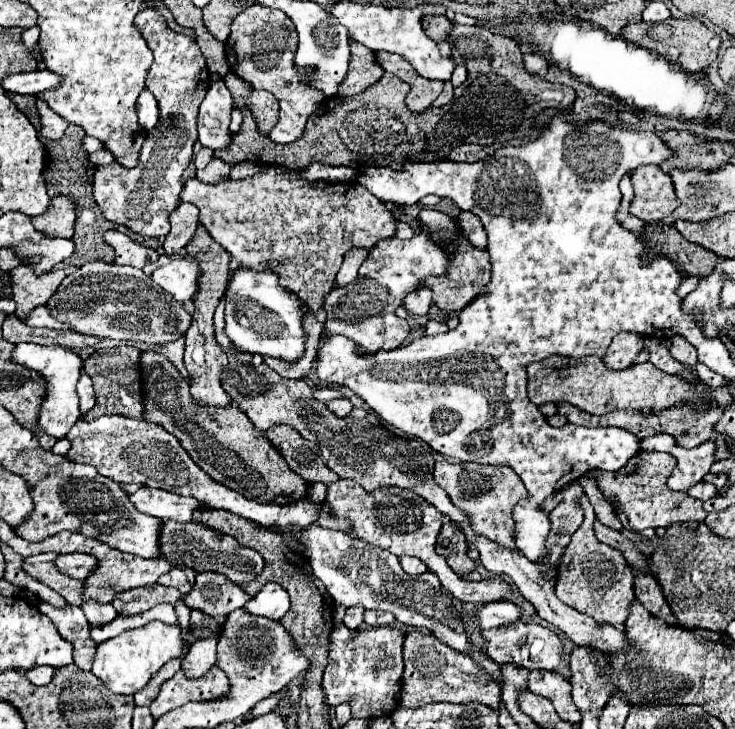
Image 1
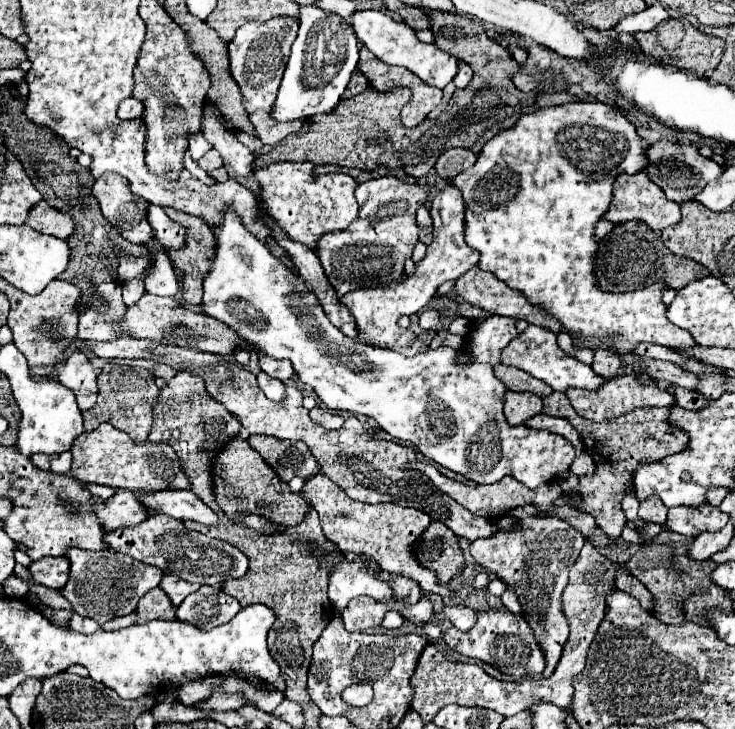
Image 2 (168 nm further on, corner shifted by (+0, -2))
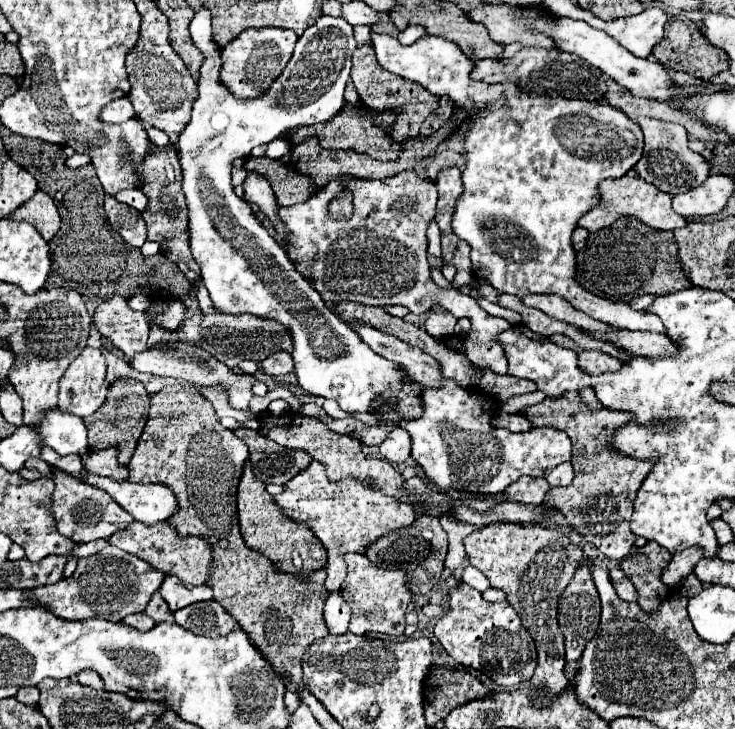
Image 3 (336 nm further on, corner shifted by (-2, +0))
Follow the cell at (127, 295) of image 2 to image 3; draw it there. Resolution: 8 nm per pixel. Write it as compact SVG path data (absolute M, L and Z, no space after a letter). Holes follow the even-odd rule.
M155 325L150 326L147 346L151 348L154 344L157 344L160 340L168 340L170 342L179 341L178 332L167 332Z

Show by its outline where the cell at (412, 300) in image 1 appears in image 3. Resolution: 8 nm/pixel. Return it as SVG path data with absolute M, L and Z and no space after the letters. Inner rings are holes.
M430 310L428 316L426 316L426 322L424 322L424 328L426 328L426 332L428 332L432 338L444 340L444 338L452 336L454 324L456 324L456 318L454 318L450 312Z

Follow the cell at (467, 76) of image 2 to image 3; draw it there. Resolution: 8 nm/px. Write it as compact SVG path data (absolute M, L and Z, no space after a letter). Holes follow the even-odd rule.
M522 48L510 60L476 60L472 70L474 80L482 80L488 84L494 82L512 82L526 94L538 96L564 96L564 98L578 98L578 100L598 100L606 92L606 78L604 74L590 66L580 56L560 52L558 48Z

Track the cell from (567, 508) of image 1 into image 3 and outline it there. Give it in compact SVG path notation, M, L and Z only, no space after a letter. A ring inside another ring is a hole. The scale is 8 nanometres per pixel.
M514 522L488 524L466 536L464 546L470 564L490 580L492 588L506 592L508 602L534 638L538 668L532 682L538 688L538 698L532 700L532 706L540 710L550 708L552 702L568 688L568 678L564 674L564 636L558 626L558 600L572 580L576 568L586 558L584 550L556 528L522 526Z

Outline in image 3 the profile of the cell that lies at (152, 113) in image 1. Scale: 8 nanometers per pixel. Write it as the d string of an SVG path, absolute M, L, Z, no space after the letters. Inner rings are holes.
M126 96L120 98L120 100L110 102L110 104L102 110L102 114L100 114L100 118L102 118L104 122L112 122L112 124L122 124L122 122L134 118L134 116L136 116L136 112L134 112L134 108L132 108L132 102L130 102Z

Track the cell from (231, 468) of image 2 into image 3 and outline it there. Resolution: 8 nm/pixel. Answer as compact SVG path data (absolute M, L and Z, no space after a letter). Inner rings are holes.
M246 460L244 464L236 502L244 542L250 548L256 548L264 556L268 556L280 570L304 576L326 564L326 548L320 544L320 540L316 540L316 534L306 524L296 524L294 520L288 520L288 516L284 516L280 508L276 508L274 496L266 492L266 484L254 476L250 460Z

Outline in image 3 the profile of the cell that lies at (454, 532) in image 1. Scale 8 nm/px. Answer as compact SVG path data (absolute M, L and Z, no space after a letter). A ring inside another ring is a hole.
M426 514L420 516L412 526L382 536L378 542L374 542L366 550L366 556L370 558L372 564L408 572L412 576L410 590L414 594L426 594L436 586L436 582L444 570L446 554L448 554L448 534L444 532L444 528L440 526L440 520L436 516L426 516Z

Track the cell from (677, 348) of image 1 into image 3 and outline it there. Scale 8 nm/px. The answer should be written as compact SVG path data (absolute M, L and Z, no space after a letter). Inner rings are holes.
M566 392L558 398L544 398L540 404L526 408L524 416L528 416L532 426L554 426L558 430L564 430L572 440L574 480L570 486L552 488L552 498L544 500L544 504L558 508L576 528L576 532L582 534L586 542L594 544L606 558L624 558L636 540L630 530L632 500L640 484L644 482L644 476L648 476L652 464L656 462L620 456L620 452L612 452L612 448L608 448L608 436L612 436L612 428L628 424L632 416L628 416L628 412L610 412L608 408L590 410L580 400L578 392Z

